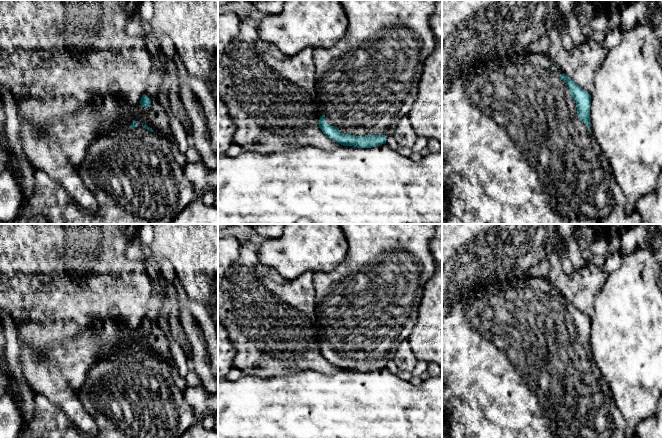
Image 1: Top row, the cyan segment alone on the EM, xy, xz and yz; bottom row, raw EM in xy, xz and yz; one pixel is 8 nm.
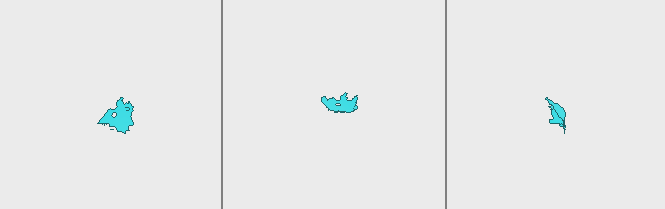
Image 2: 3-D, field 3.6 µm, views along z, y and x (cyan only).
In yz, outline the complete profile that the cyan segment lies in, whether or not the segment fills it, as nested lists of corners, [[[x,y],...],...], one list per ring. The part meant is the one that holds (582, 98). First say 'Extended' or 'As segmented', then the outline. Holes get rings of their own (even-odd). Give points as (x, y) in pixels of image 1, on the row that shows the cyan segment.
Extended. [[[534,53],[534,54],[528,54],[528,55],[524,55],[524,56],[521,56],[521,57],[515,57],[515,58],[511,58],[511,57],[505,57],[505,58],[503,58],[503,59],[490,59],[490,60],[487,60],[487,61],[486,61],[486,62],[485,62],[485,63],[484,63],[484,64],[483,64],[483,65],[478,65],[478,66],[476,66],[476,67],[474,67],[474,68],[472,68],[472,69],[471,69],[471,70],[470,70],[470,71],[468,71],[468,72],[467,72],[467,73],[466,73],[466,74],[464,74],[464,75],[463,75],[463,76],[461,76],[461,77],[460,77],[460,78],[459,78],[459,79],[458,79],[458,80],[457,80],[457,81],[456,81],[456,82],[455,82],[455,83],[454,83],[454,84],[453,84],[453,85],[452,85],[452,86],[451,86],[451,87],[450,87],[450,88],[449,88],[449,89],[448,89],[448,90],[447,90],[447,91],[446,91],[446,92],[445,92],[445,93],[443,93],[443,94],[442,94],[442,201],[444,201],[444,202],[445,202],[445,203],[446,203],[446,217],[445,217],[445,220],[444,220],[444,224],[641,224],[641,222],[642,222],[642,218],[641,218],[641,216],[640,216],[640,214],[639,214],[639,212],[638,212],[638,211],[637,211],[637,210],[634,210],[634,211],[633,211],[633,212],[632,212],[632,213],[630,213],[630,214],[627,214],[627,213],[626,213],[626,212],[625,212],[625,206],[626,206],[626,198],[625,198],[625,196],[624,196],[624,193],[623,193],[623,191],[622,191],[622,190],[621,190],[621,188],[620,188],[620,187],[619,187],[619,185],[618,185],[618,184],[617,184],[617,182],[616,182],[616,180],[615,180],[615,178],[614,178],[614,174],[613,174],[613,172],[612,172],[612,170],[611,170],[611,167],[610,167],[610,165],[609,165],[609,164],[608,164],[608,163],[607,163],[607,161],[606,161],[606,159],[605,159],[605,155],[604,155],[604,153],[603,153],[603,152],[602,152],[602,150],[601,150],[601,148],[600,148],[600,146],[599,146],[599,144],[598,144],[598,142],[597,142],[597,140],[596,140],[596,138],[595,138],[595,136],[594,136],[594,133],[593,133],[593,131],[592,131],[592,127],[591,127],[591,124],[590,124],[590,106],[591,106],[591,95],[590,95],[590,94],[589,94],[589,93],[588,93],[588,92],[587,92],[587,91],[585,91],[585,90],[583,90],[583,89],[582,89],[582,88],[581,88],[581,87],[580,87],[580,86],[579,86],[579,85],[578,85],[578,84],[577,84],[577,83],[575,83],[575,82],[574,82],[574,81],[573,81],[573,80],[572,80],[572,79],[571,79],[571,78],[569,78],[569,77],[567,77],[567,76],[566,76],[566,75],[565,75],[565,74],[564,74],[564,73],[563,73],[563,72],[562,72],[562,70],[561,70],[561,69],[560,69],[560,67],[559,67],[559,66],[557,66],[557,65],[554,65],[554,64],[553,64],[553,63],[552,63],[552,62],[551,62],[551,60],[550,60],[550,59],[549,59],[549,57],[548,57],[548,56],[547,56],[547,55],[544,55],[544,54],[539,54],[539,53]]]

